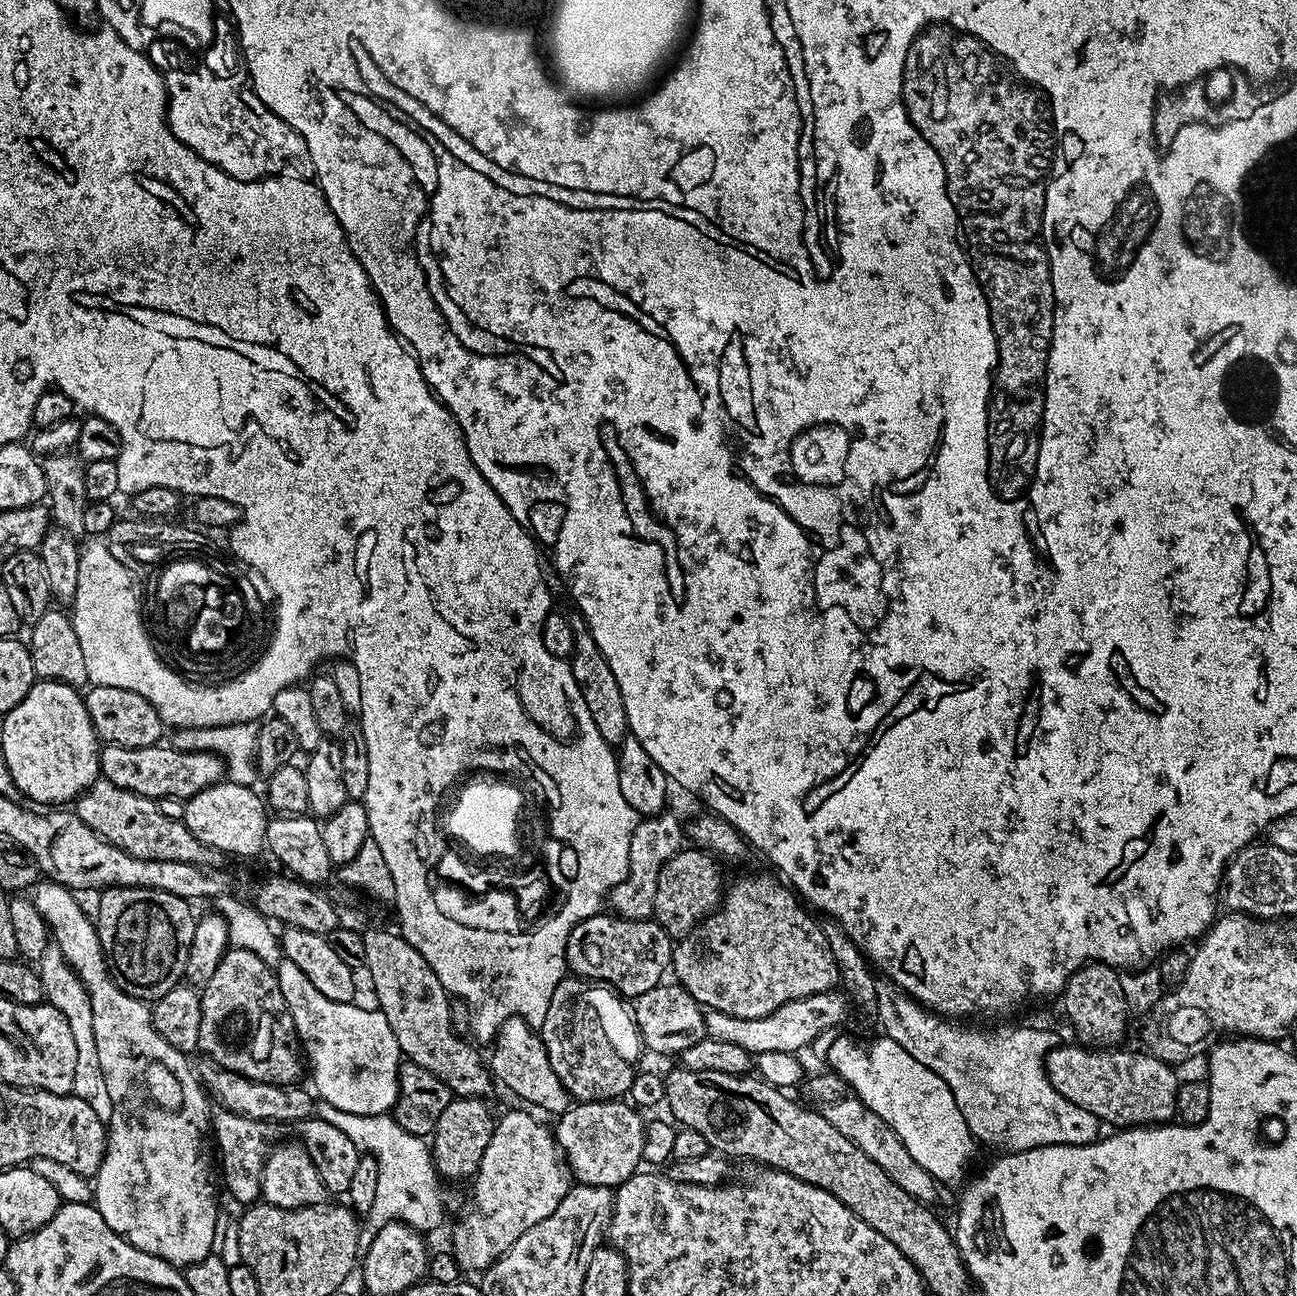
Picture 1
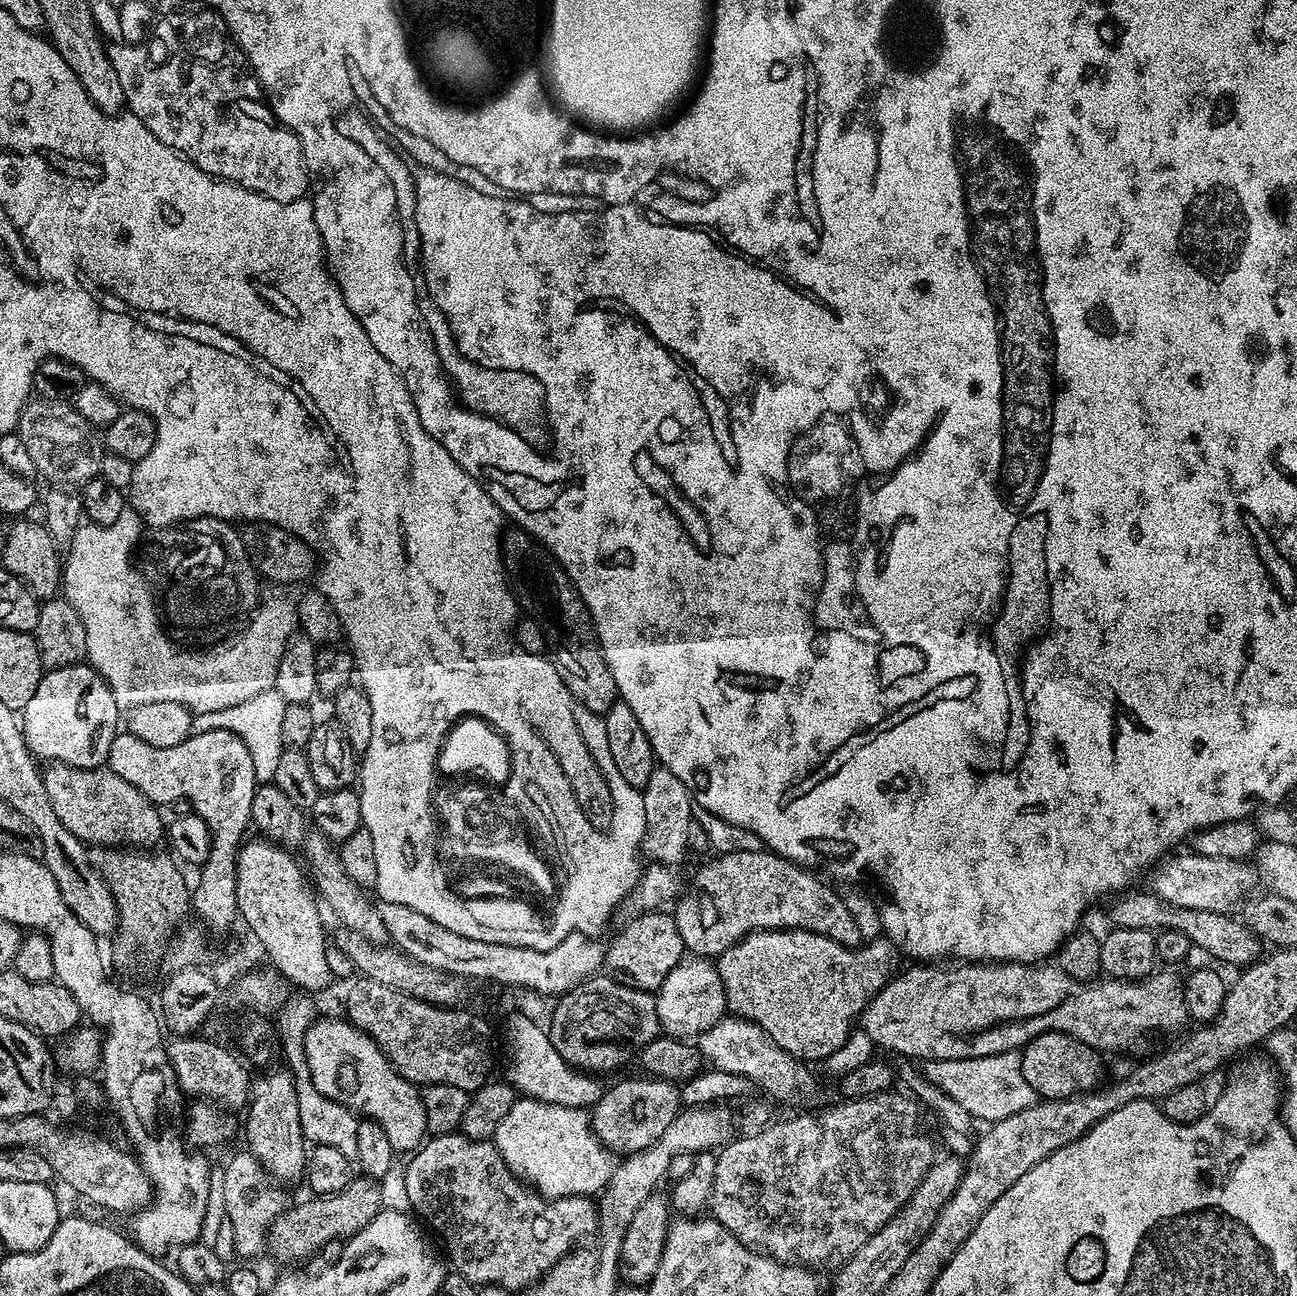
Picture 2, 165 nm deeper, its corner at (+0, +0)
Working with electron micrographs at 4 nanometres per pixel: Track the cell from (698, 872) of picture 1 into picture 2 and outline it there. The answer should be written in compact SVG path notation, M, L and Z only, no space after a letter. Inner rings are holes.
M764 848L718 854L712 858L699 868L690 890L681 891L674 904L678 934L682 934L684 947L691 955L716 958L749 932L776 928L822 933L844 948L857 948L863 943L843 897L818 880L809 869Z

